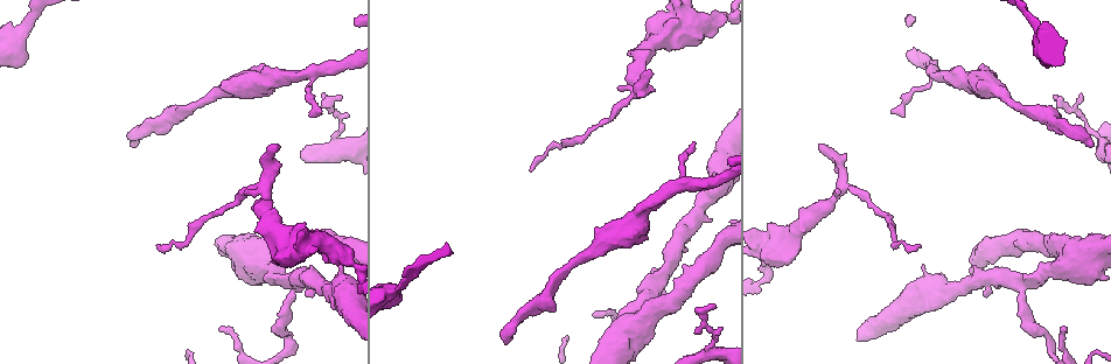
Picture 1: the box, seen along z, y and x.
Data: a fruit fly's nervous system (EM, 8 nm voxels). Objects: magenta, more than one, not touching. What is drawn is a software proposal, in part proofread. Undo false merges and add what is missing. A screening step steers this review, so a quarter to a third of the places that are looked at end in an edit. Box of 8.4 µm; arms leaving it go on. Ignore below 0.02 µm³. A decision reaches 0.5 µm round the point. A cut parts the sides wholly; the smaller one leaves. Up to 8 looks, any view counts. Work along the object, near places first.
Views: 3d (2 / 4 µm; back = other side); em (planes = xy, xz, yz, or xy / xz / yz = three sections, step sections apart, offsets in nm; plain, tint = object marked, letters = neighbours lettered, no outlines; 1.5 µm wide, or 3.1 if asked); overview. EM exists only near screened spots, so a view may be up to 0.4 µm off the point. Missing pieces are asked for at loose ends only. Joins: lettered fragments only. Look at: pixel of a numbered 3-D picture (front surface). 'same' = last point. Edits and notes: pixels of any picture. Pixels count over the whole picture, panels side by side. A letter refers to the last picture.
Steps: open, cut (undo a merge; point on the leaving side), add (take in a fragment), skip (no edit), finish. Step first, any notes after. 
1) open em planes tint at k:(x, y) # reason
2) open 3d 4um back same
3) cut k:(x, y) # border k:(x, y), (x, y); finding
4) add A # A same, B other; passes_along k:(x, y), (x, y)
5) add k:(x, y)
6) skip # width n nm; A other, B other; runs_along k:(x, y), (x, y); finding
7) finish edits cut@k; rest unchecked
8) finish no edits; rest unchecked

open 3d 4um back at 1:(669, 275) # branch point

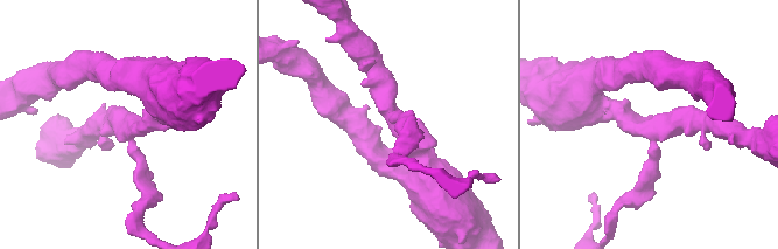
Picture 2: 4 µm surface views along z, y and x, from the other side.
open em planes letters at 2:(132, 133) # arms 3; arm_widths 220, 300, 380 nm; shape alone is not enough

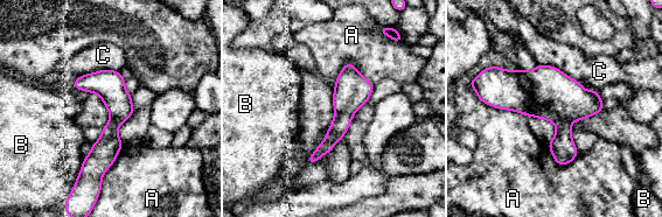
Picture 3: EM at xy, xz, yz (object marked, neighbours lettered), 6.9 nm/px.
skip # A other, B other, C other; border 3:(478, 98), (528, 117); continuous, no second cell

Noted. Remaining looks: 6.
open 3d 2um at 1:(1093, 143) # long arm stops here

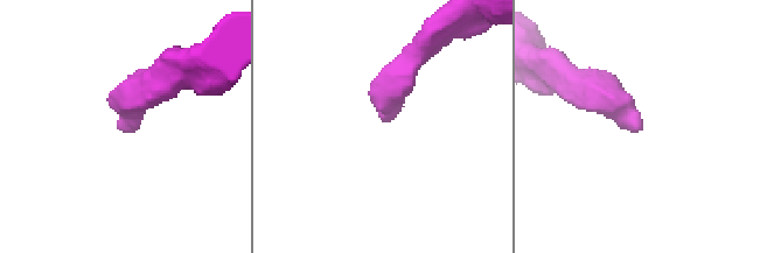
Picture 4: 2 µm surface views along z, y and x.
open em planes letters at 4:(121, 129) # now the EM

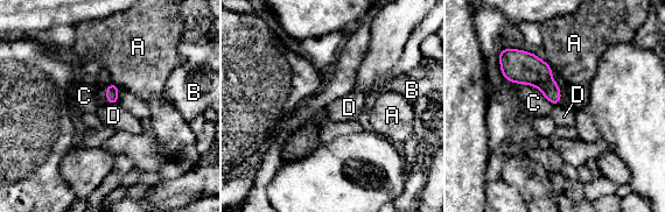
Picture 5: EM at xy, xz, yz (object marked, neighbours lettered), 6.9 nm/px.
skip # A other, B other, C other, D other; border 5:(117, 103), (110, 105); none of them fits

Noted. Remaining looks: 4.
open 3d 4um at 1:(395, 289) # small branch off a trunk

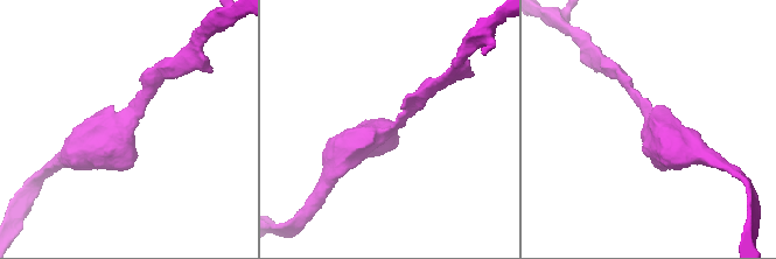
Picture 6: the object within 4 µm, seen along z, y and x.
open em planes letters at 6:(651, 122) # arms 3; shape alone is not enough

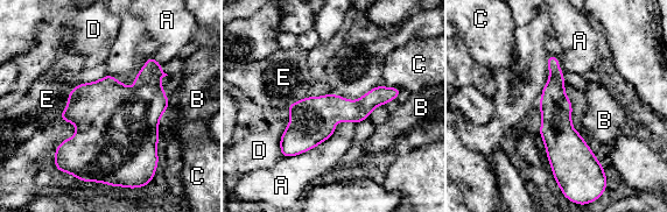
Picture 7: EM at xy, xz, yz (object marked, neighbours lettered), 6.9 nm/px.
skip # longest_contact A 440 nm; A other, B other, C other, D other, E other; border 7:(337, 128), (313, 148), (282, 157); all the same cell

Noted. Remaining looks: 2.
finish no edits; rest unchecked

